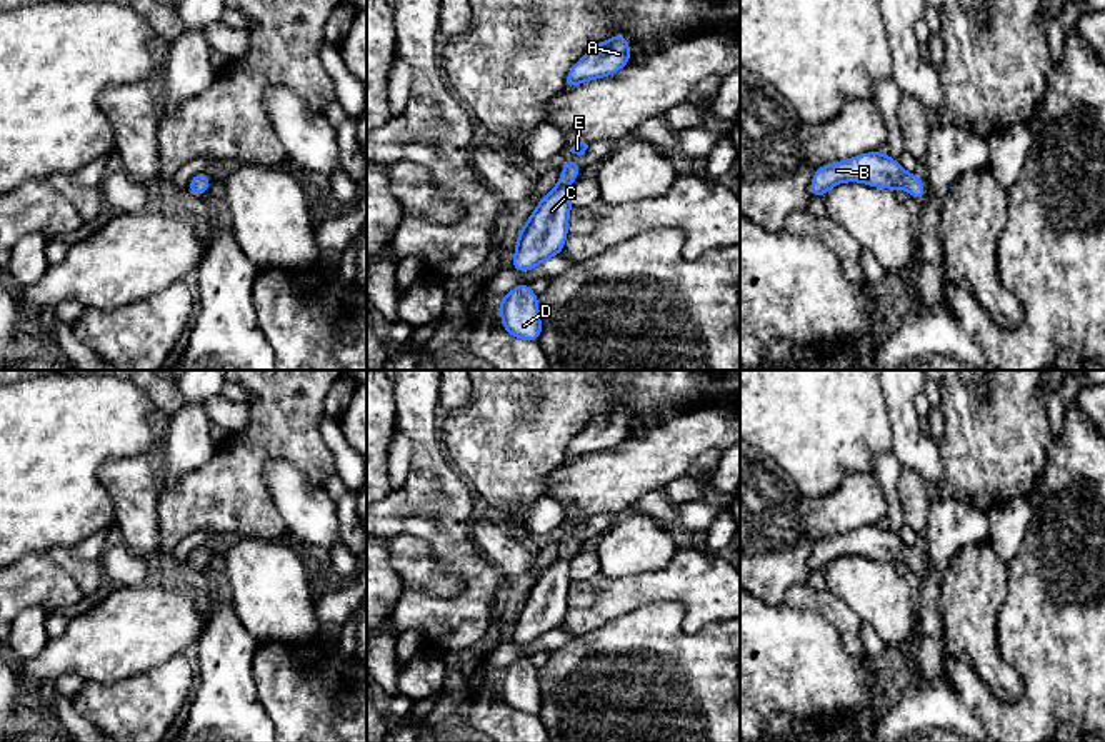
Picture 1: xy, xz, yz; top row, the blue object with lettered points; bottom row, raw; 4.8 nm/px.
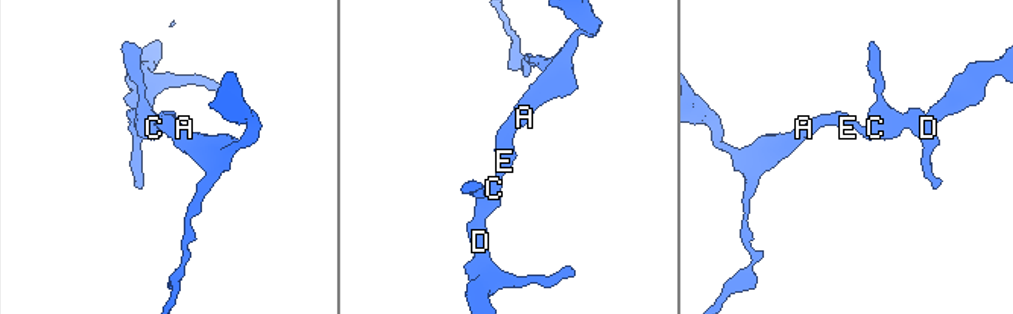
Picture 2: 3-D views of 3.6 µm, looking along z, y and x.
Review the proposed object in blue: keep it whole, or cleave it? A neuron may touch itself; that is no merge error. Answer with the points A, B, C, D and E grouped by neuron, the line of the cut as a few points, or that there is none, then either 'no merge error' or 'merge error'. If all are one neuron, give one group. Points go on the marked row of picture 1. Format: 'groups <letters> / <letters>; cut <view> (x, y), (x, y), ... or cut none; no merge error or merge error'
groups A B C D E; cut none; no merge error

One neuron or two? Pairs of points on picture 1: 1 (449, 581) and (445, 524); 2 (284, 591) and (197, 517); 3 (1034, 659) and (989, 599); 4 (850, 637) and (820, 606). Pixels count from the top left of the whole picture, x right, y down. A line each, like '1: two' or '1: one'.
1: two
2: two
3: two
4: one

